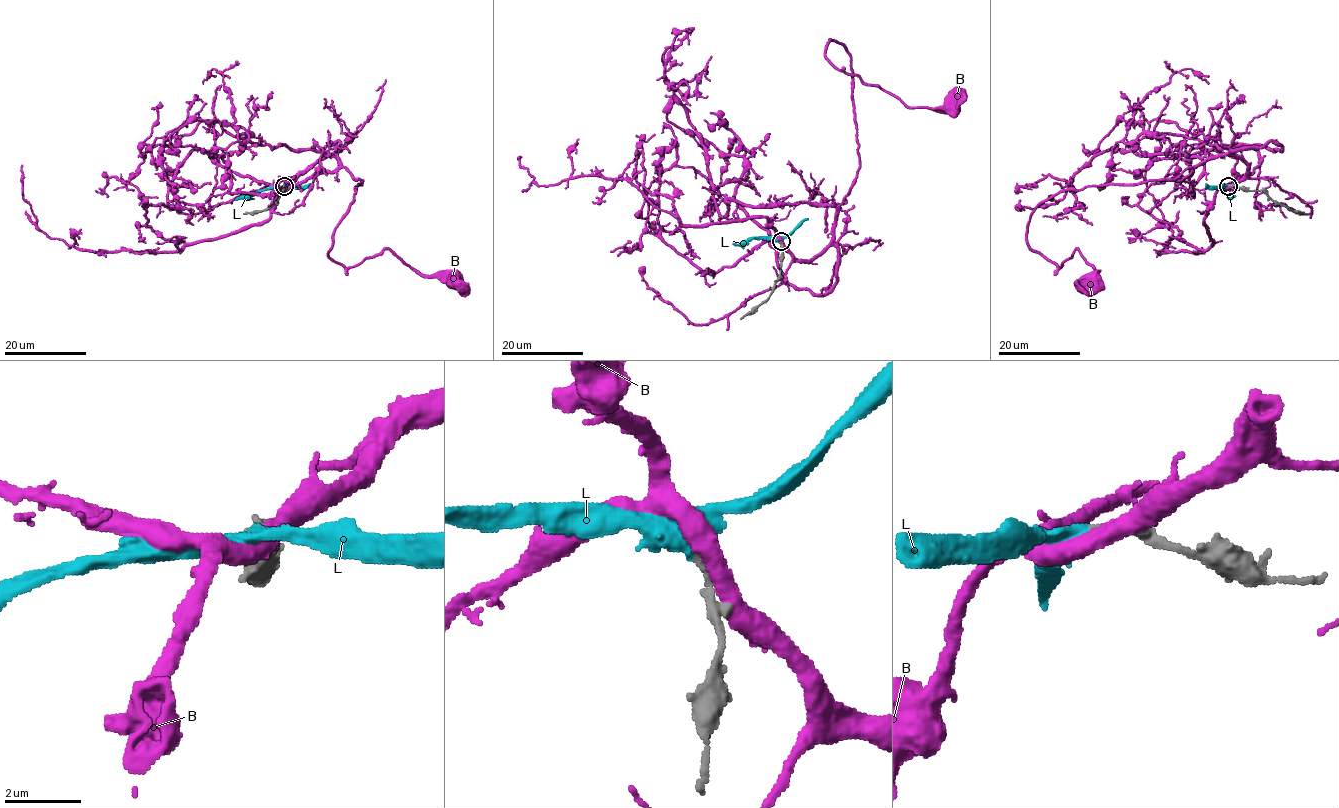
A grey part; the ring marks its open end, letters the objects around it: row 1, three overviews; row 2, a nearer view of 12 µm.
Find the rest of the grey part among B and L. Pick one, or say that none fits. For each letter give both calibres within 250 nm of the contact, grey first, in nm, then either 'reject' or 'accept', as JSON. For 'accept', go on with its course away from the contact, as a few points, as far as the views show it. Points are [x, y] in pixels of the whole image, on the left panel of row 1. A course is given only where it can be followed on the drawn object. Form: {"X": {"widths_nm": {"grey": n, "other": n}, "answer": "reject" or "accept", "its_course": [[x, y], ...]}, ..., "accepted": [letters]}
{"B": {"widths_nm": {"grey": 360, "other": 460}, "answer": "reject"}, "L": {"widths_nm": {"grey": 240, "other": 440}, "answer": "accept", "its_course": [[283, 185], [256, 191], [236, 200]]}, "accepted": ["L"]}

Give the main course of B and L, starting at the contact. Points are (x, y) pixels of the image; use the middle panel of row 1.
B: (782, 244), (798, 259), (826, 246), (859, 165), (851, 57), (830, 40), (839, 69), (911, 107), (950, 105)
L: (780, 242), (753, 238), (733, 244)

